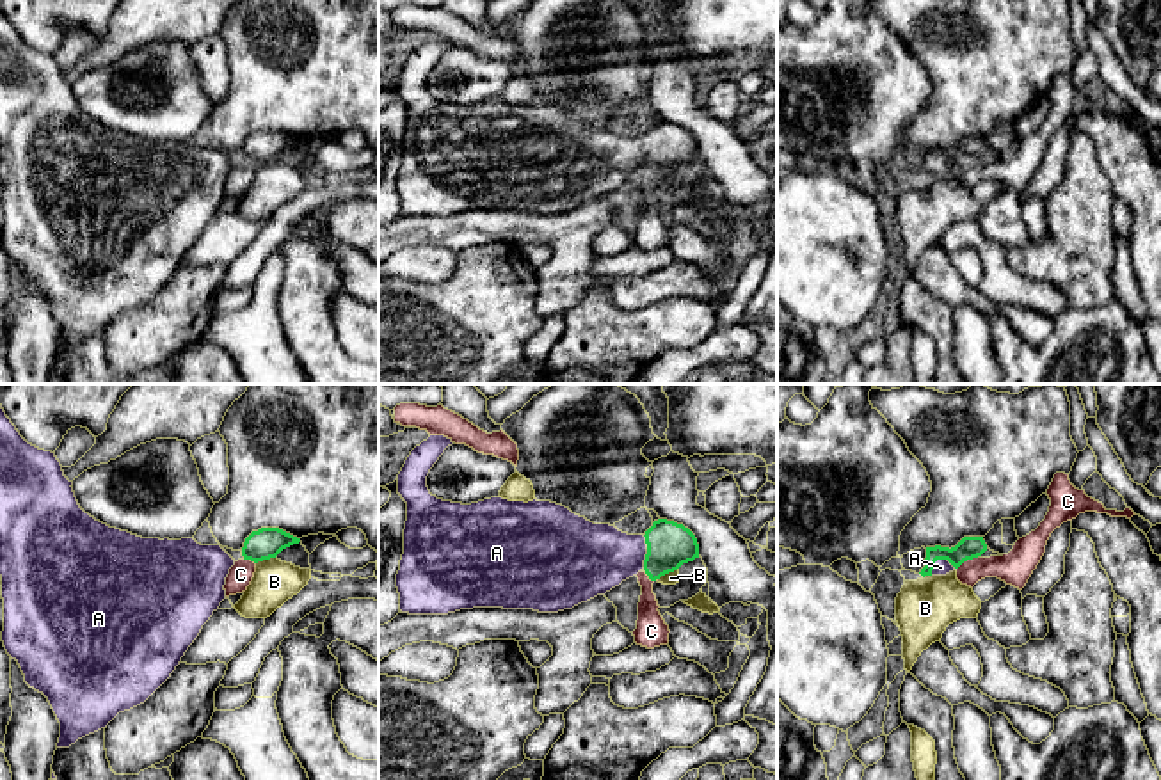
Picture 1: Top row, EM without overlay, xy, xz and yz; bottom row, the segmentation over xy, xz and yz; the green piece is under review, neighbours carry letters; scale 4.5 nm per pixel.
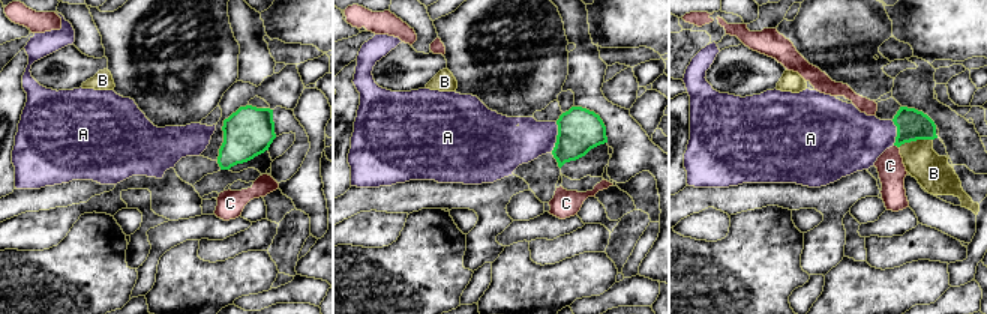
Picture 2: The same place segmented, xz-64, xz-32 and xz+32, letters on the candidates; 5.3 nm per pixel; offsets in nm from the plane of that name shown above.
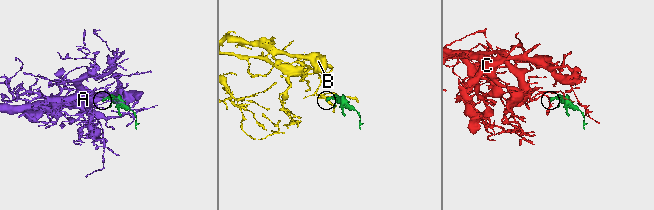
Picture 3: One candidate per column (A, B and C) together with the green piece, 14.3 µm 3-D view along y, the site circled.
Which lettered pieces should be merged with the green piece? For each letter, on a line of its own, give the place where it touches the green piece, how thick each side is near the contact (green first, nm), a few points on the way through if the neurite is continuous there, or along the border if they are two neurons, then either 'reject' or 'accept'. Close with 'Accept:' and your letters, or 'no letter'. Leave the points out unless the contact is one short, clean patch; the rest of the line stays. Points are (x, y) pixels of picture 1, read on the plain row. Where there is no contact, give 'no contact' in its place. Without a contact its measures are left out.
A: yz (939, 160) | 100/70 nm | across yz (968, 150), (953, 160), (939, 160), (941, 169) | accept
B: xz (665, 175) | 200/60 nm | along xz (678, 169), (655, 182) | reject
C: yz (966, 162) | 100/150 nm | along yz (976, 159), (957, 171) | reject
Accept: A

